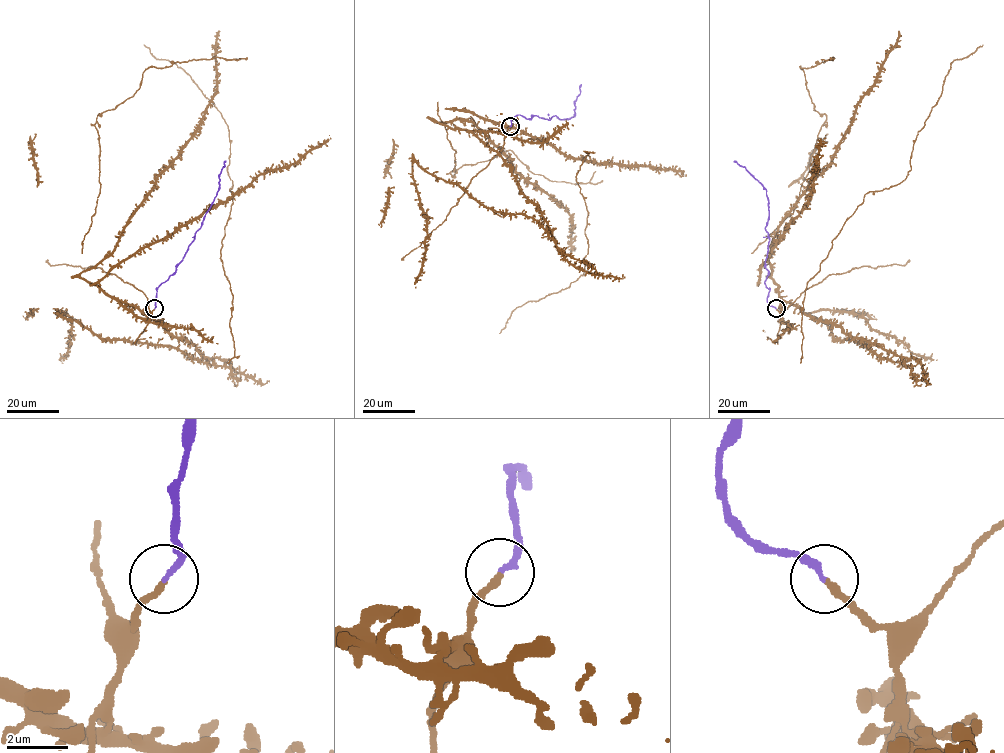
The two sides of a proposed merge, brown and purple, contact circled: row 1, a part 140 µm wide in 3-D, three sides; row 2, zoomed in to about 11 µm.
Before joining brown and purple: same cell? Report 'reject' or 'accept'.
accept

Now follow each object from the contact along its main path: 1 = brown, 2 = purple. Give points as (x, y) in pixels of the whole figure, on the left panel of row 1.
1: (154, 308), (144, 321), (117, 300), (202, 361), (103, 339), (57, 310), (71, 319), (60, 360)
2: (154, 308), (157, 287), (175, 271), (194, 239), (216, 195), (219, 174), (226, 161)

